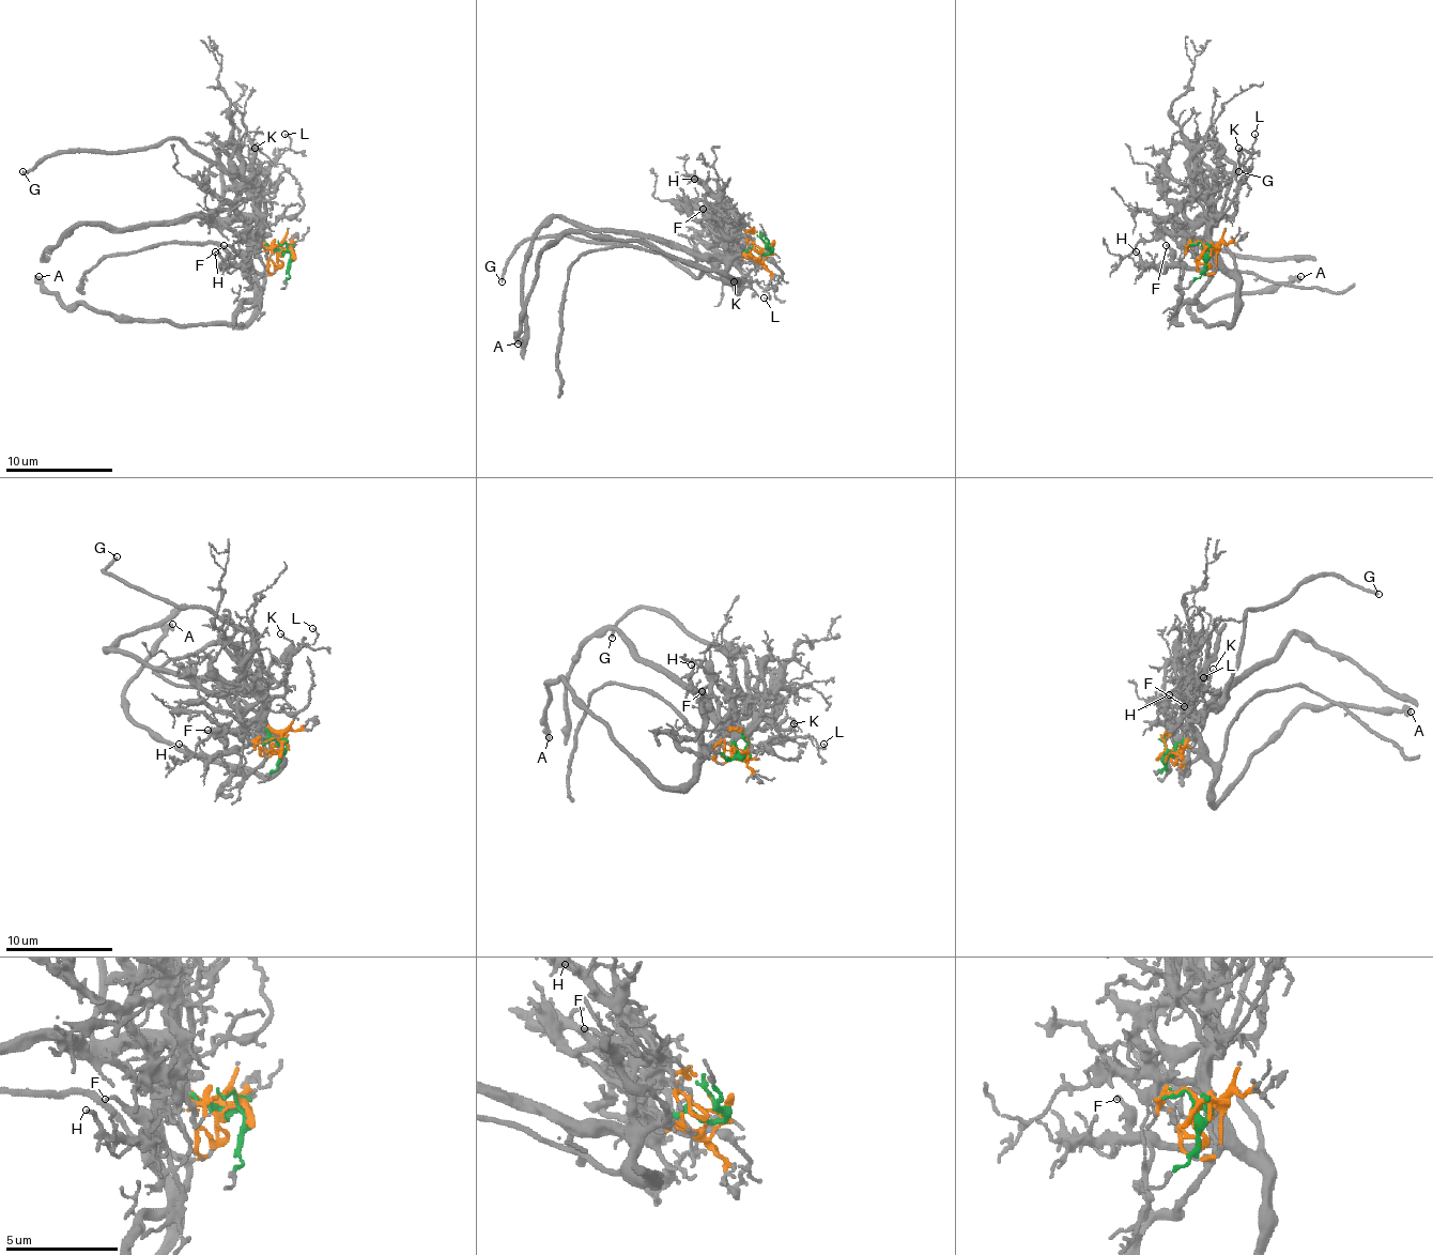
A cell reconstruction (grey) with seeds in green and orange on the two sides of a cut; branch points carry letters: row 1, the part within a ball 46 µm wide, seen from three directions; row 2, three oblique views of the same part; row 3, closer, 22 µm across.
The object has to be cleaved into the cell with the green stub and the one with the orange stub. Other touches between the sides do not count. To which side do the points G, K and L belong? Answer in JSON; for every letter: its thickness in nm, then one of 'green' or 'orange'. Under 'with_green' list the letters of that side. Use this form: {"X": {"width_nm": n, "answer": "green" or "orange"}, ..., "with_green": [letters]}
{"G": {"width_nm": 200, "answer": "orange"}, "K": {"width_nm": 100, "answer": "orange"}, "L": {"width_nm": 110, "answer": "orange"}, "with_green": []}

